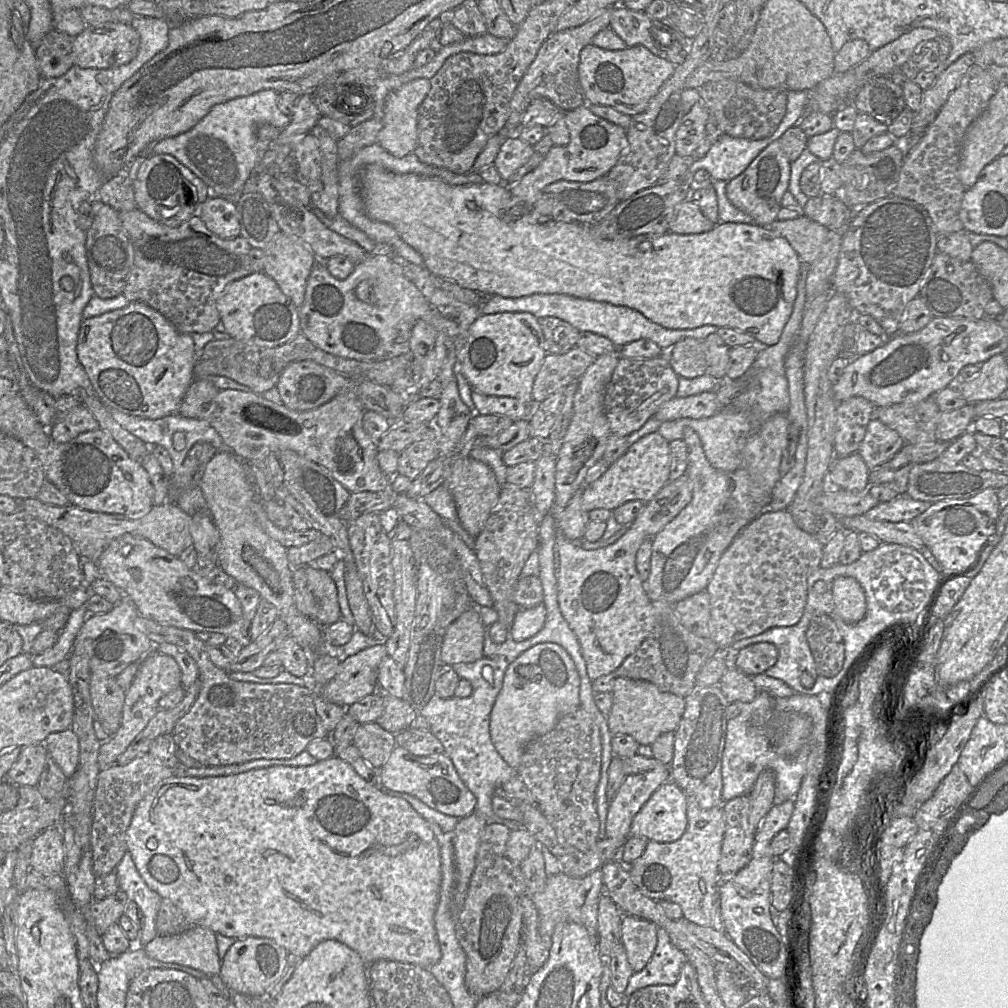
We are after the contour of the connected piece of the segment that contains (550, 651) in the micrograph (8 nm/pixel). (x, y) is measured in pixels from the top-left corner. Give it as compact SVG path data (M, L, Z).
M539 643L518 656L507 668L503 686L490 714L491 740L513 769L533 739L550 732L558 721L580 707L580 678L566 650L557 643Z

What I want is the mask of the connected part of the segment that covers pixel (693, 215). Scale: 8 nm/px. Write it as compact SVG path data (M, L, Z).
M687 198L675 207L668 228L677 234L697 234L711 230L714 225L703 215L697 204Z

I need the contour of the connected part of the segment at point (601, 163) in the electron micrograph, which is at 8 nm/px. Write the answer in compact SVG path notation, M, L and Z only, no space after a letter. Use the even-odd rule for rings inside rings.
M587 103L566 112L565 121L569 142L563 146L553 145L543 161L518 182L507 187L513 196L513 216L531 213L544 188L560 180L590 182L606 176L628 146L627 131L593 114Z

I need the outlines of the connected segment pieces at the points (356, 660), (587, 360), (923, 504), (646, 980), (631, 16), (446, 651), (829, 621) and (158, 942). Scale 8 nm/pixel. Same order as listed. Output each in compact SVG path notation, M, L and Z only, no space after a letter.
M384 644L375 645L346 657L336 675L321 689L329 702L348 707L378 689L378 667L387 655Z
M579 347L560 355L547 353L533 383L532 400L540 403L572 382L577 382L595 358Z
M899 494L891 501L879 503L863 515L876 521L910 522L925 512L932 504L933 502L915 500L907 494Z
M657 929L657 944L646 966L631 975L623 994L628 998L635 991L651 985L673 985L687 961L685 955L671 942L664 929Z
M621 4L611 7L610 28L627 47L642 45L654 55L667 59L667 53L655 47L650 35L652 19L644 11L633 11Z
M473 608L462 613L447 629L441 648L444 664L473 663L483 657L486 626Z
M814 616L809 624L806 637L816 663L818 675L833 677L843 667L844 640L832 617Z
M192 926L176 935L157 935L143 949L152 959L187 966L209 977L220 971L216 934L205 927Z

